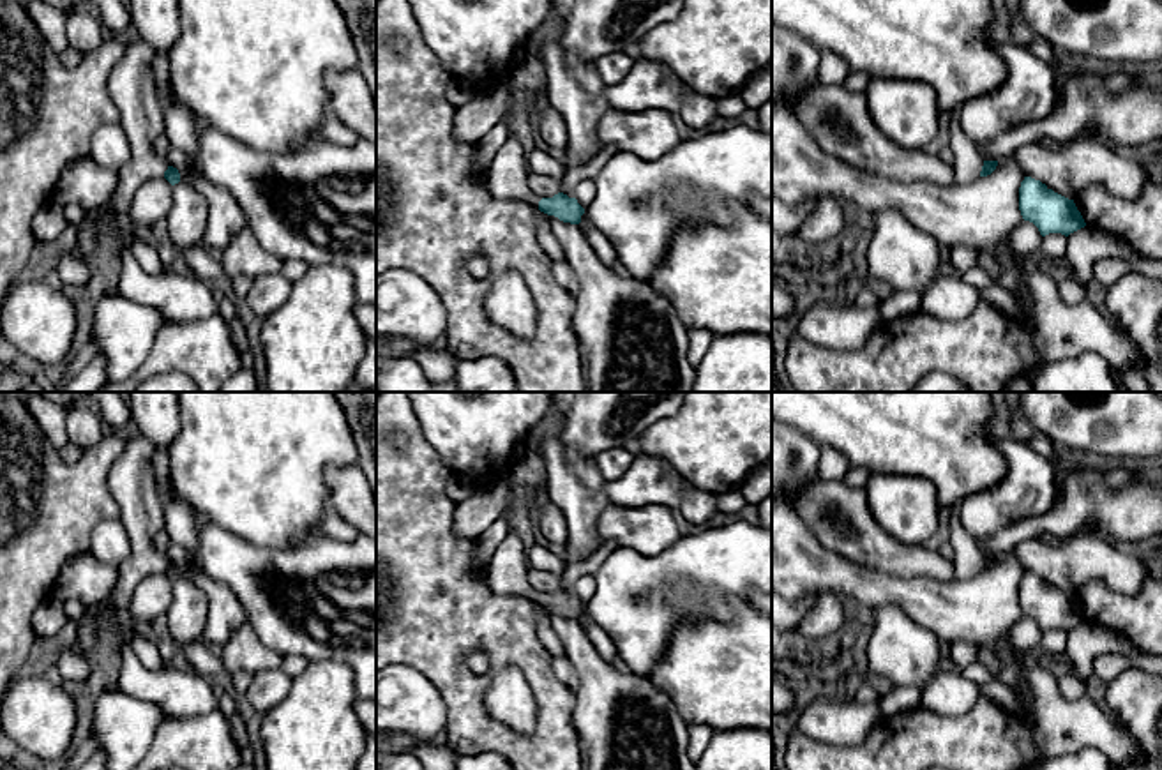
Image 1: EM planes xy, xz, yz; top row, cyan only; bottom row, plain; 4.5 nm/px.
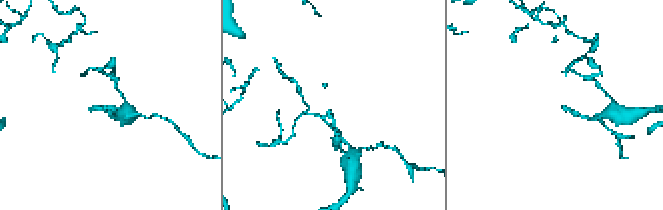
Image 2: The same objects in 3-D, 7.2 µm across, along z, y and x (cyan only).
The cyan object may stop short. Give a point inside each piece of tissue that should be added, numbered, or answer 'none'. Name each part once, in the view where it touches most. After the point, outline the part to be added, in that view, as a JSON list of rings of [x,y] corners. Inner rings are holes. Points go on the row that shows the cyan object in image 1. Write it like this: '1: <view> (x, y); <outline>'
none

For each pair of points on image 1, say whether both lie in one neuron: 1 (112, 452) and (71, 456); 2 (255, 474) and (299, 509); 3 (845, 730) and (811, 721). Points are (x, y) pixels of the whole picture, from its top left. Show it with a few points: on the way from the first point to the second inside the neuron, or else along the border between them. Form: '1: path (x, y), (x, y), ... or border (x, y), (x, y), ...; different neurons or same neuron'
1: border (85, 451), (73, 463), (66, 463), (57, 452); different neurons
2: path (265, 483), (278, 495), (288, 498); same neuron
3: path (836, 724), (820, 723); same neuron

